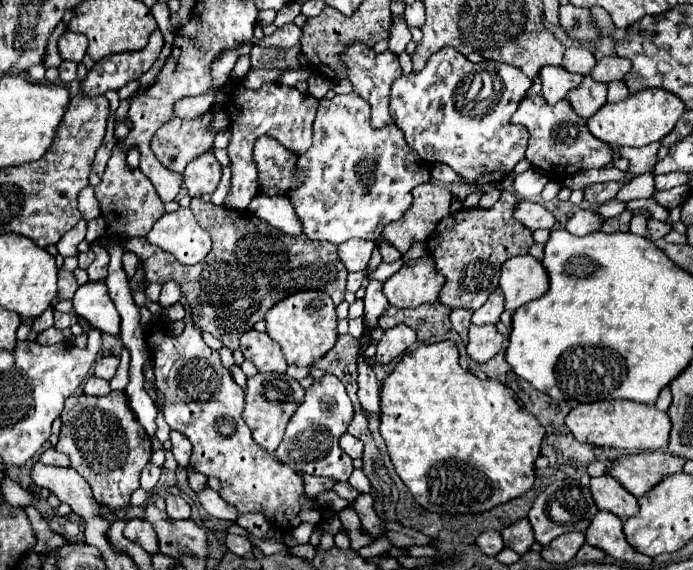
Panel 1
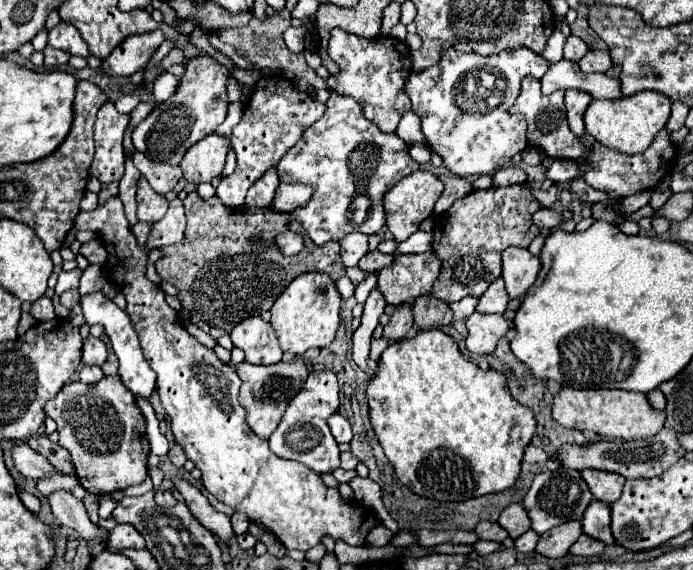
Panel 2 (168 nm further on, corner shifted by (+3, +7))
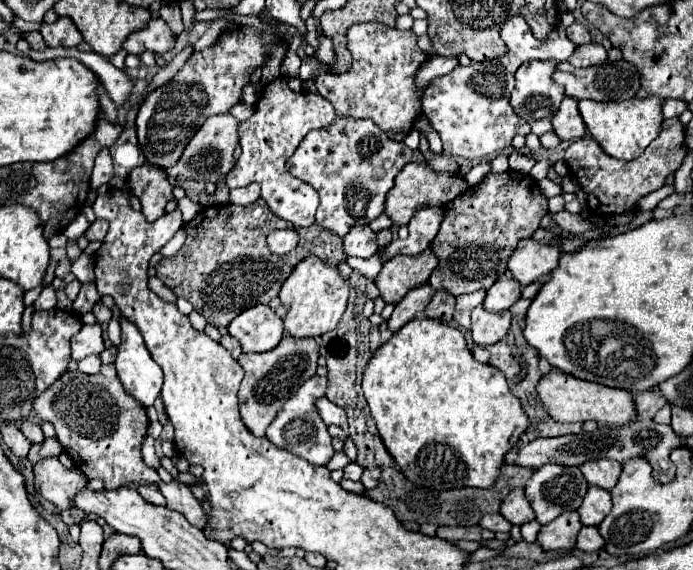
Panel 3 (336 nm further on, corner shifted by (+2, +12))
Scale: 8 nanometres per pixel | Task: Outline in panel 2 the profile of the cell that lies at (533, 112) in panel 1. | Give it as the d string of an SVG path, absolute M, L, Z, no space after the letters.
M525 77L521 81L521 93L513 107L509 109L511 113L523 113L527 123L529 123L529 143L541 147L549 157L557 159L581 159L585 153L583 143L579 143L573 133L569 131L569 125L565 121L565 105L563 105L563 91L555 91L553 95L541 95L541 83L535 77Z

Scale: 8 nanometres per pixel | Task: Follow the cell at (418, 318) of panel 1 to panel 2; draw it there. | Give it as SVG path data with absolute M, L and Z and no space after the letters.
M421 295L413 301L413 317L419 329L443 327L453 321L453 311L445 301L435 299L433 295Z

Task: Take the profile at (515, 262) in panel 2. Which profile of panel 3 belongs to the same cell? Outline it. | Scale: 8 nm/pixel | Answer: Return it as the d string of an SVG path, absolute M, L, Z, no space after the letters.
M526 238L520 240L516 250L512 252L508 260L508 270L522 286L528 286L538 278L550 274L558 266L558 258L560 248L538 244L532 238Z

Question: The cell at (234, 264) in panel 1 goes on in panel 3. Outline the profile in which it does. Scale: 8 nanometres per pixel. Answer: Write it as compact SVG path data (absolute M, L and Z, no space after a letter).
M262 198L250 206L206 206L184 224L184 246L178 250L178 254L162 258L162 262L156 266L156 276L176 296L192 302L194 310L198 310L208 324L220 328L228 326L230 320L234 320L234 316L246 308L268 304L272 298L276 298L282 282L302 258L314 254L330 266L338 266L346 260L346 254L342 252L342 238L322 230L318 224L298 230L300 246L290 254L272 254L266 246L266 230L272 230L272 224L286 224L286 220L274 216Z

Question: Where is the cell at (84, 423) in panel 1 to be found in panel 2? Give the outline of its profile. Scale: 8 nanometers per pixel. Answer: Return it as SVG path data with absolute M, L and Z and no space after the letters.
M105 375L95 385L87 385L81 381L63 385L63 389L49 403L45 403L43 411L57 423L59 445L71 453L77 479L89 493L109 495L113 491L121 491L147 479L149 441L145 435L145 419L135 403L135 397L129 393L129 389L125 389L125 385L121 385L121 379L117 375Z

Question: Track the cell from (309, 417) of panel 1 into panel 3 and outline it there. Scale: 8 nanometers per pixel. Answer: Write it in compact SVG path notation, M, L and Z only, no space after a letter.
M312 376L310 380L306 380L298 392L286 400L286 404L282 406L282 410L278 412L278 416L274 418L274 422L268 426L266 430L266 438L278 446L284 448L292 454L296 454L298 458L308 460L310 464L318 464L318 466L326 466L328 460L334 456L334 448L332 448L332 436L328 434L328 428L324 424L324 420L318 416L318 410L314 408L314 400L326 396L326 388L328 388L328 378L324 376Z

